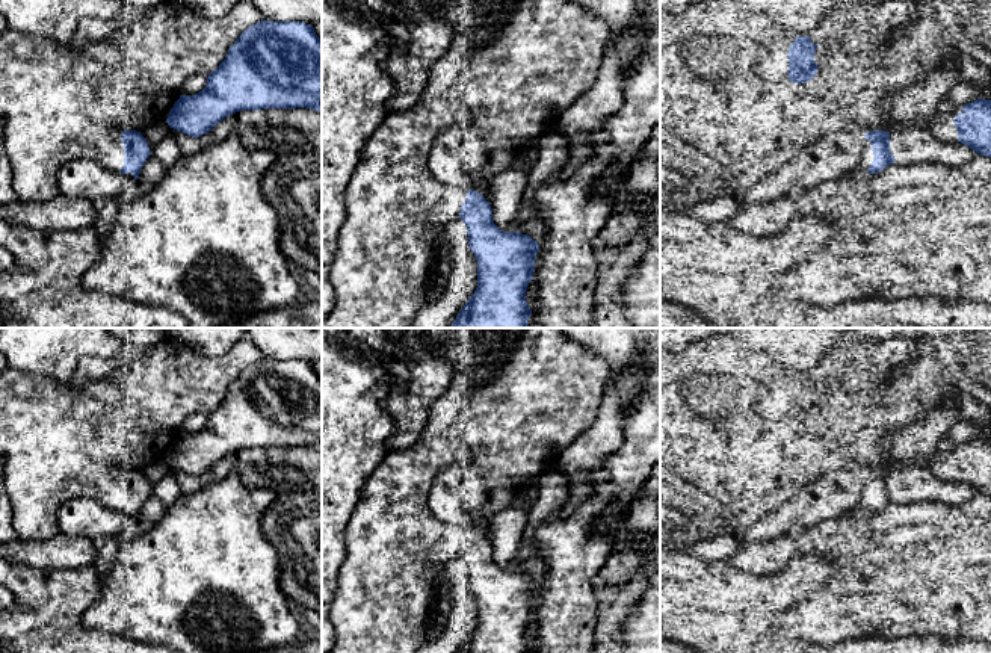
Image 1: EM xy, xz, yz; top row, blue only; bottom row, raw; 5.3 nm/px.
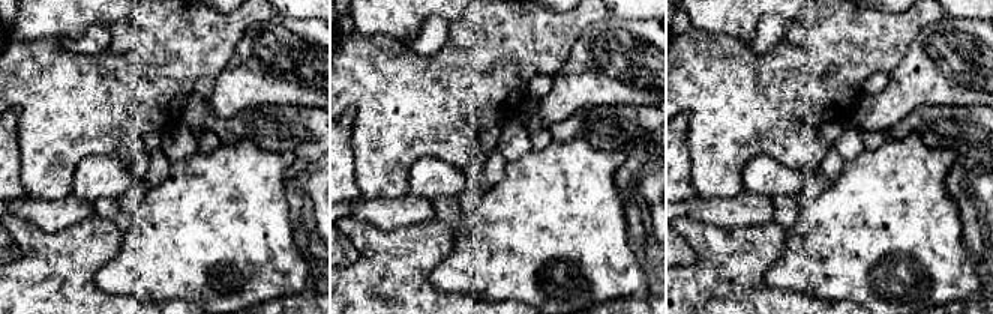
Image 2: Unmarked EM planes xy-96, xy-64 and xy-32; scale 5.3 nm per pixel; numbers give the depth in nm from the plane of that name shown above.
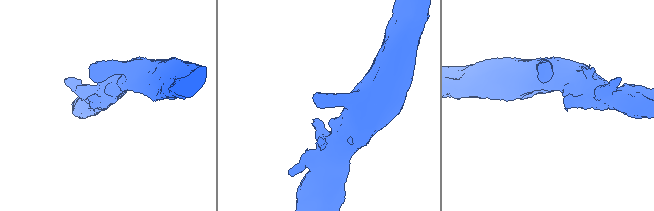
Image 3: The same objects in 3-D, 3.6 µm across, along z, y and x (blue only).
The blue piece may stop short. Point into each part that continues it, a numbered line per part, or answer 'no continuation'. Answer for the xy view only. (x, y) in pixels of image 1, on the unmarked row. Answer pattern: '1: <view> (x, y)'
no continuation

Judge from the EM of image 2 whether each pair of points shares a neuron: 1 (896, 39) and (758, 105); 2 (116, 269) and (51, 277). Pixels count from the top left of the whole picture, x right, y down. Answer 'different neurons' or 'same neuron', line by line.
1: same neuron
2: different neurons

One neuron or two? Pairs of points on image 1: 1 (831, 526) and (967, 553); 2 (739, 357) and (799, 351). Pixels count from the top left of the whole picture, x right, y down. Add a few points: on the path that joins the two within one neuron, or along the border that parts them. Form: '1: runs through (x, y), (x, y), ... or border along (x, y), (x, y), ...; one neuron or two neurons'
1: border along (845, 525), (831, 534), (824, 534), (815, 528); two neurons
2: runs through (754, 354), (784, 351); one neuron

